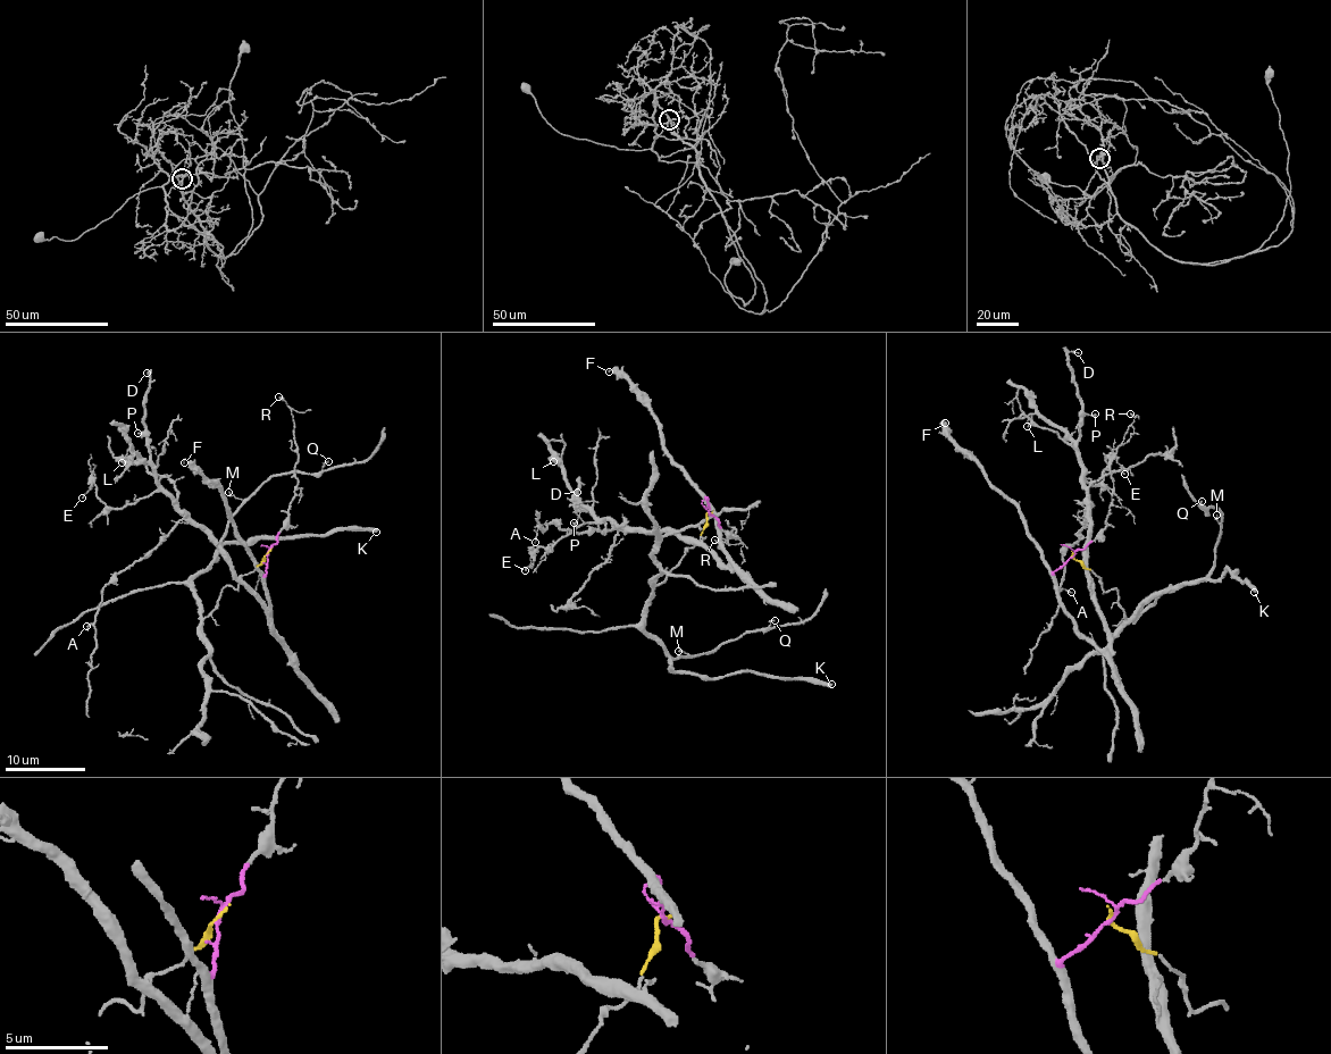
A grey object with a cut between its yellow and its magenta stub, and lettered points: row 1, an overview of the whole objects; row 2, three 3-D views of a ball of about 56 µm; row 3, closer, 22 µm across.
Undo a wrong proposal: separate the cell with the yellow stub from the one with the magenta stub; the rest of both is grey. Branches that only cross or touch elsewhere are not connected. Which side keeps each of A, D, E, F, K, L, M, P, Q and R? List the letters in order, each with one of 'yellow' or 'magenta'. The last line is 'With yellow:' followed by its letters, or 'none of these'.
A: magenta
D: magenta
E: magenta
F: magenta
K: yellow
L: magenta
M: yellow
P: magenta
Q: yellow
R: magenta
With yellow: K, M, Q

